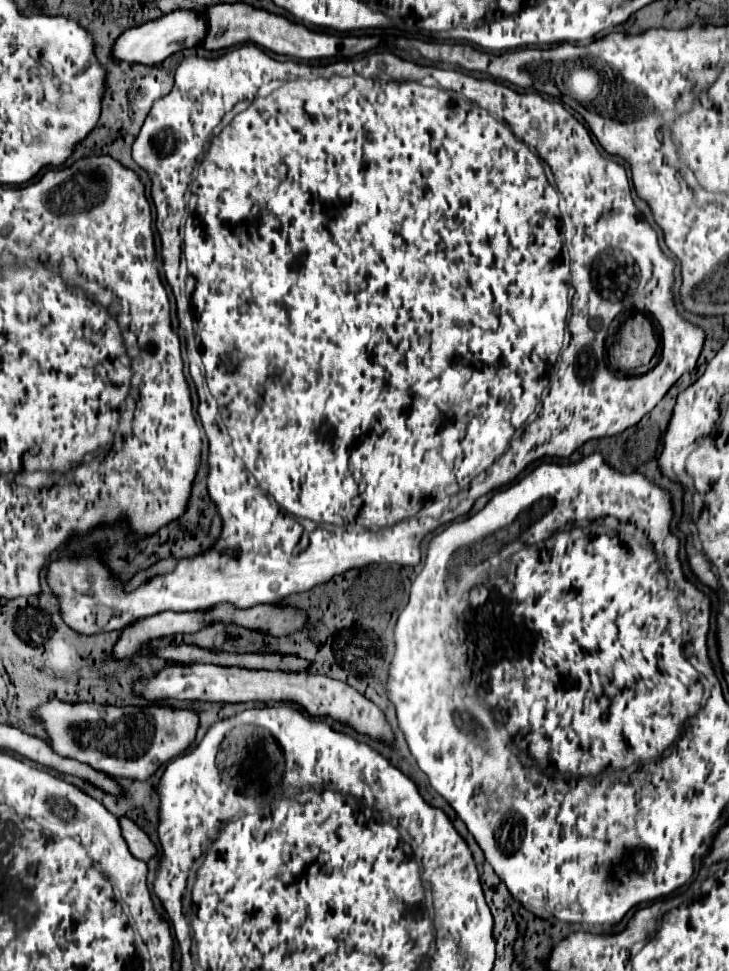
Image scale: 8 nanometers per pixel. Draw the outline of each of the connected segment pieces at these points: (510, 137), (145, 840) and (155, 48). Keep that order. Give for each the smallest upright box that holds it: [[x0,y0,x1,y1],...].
[[47,43,705,635],[119,817,157,861],[111,9,207,65]]

